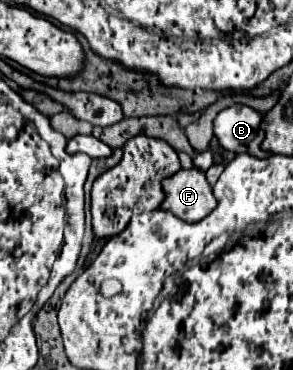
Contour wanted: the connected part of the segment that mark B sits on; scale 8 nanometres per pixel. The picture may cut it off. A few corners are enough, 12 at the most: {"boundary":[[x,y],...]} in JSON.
{"boundary":[[230,105],[214,119],[222,149],[266,157],[262,113]]}

